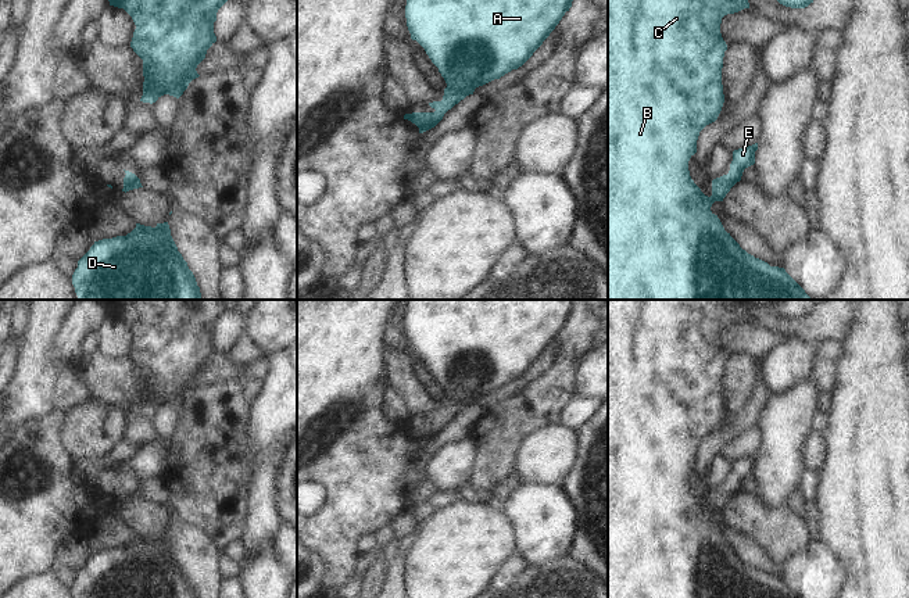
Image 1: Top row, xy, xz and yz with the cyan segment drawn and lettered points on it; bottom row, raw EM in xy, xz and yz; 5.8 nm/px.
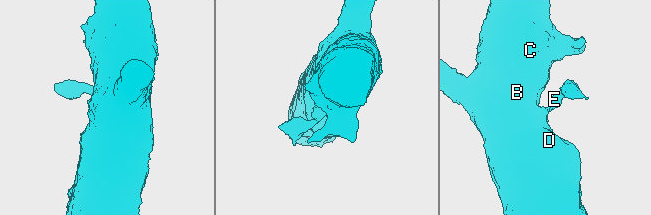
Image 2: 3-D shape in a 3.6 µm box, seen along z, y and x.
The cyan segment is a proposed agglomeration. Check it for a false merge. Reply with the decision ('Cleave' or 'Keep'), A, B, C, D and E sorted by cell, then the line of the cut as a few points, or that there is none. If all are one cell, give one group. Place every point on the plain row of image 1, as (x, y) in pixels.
Keep. Groups: A B C D E. No split.

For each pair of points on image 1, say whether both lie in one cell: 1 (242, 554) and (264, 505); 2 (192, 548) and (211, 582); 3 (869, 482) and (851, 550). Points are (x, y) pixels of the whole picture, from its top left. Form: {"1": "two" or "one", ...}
{"1": "two", "2": "one", "3": "one"}

